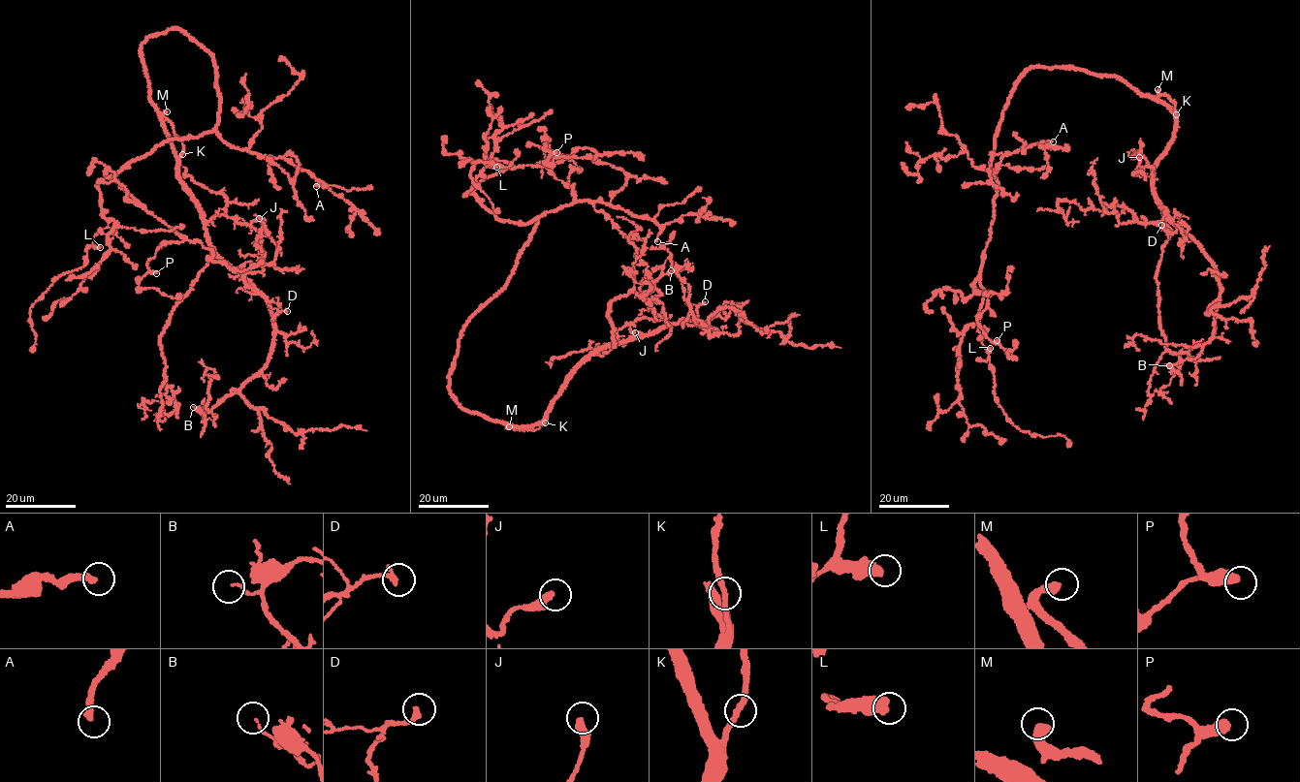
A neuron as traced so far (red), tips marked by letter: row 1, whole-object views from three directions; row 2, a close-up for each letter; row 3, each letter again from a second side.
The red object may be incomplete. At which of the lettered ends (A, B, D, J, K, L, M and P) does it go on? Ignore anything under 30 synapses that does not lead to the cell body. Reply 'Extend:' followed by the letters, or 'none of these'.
Extend: A, M

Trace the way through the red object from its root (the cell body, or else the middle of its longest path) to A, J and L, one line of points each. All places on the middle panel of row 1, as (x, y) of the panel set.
A: (449, 389), (460, 331), (503, 288), (542, 214), (577, 202), (605, 203), (654, 221), (660, 231), (657, 241)
J: (449, 389), (459, 406), (517, 427), (531, 425), (583, 360), (610, 350), (619, 328), (629, 324), (635, 332)
L: (449, 389), (460, 331), (503, 288), (537, 227), (537, 217), (498, 219), (464, 195), (487, 164), (496, 167)

